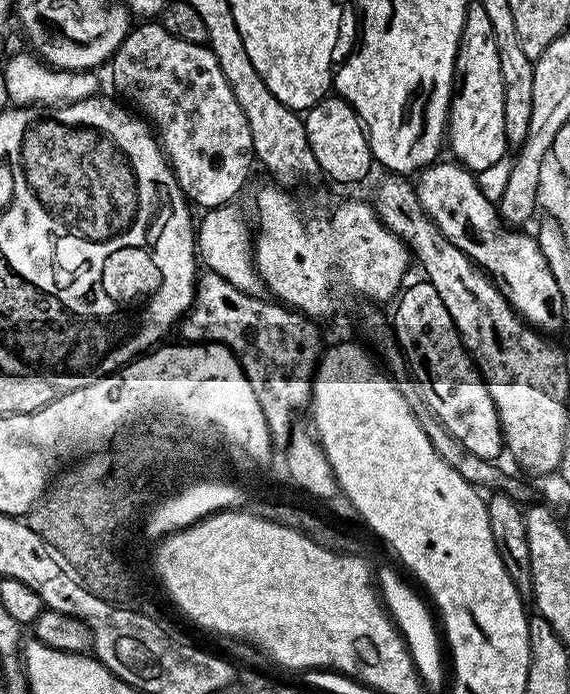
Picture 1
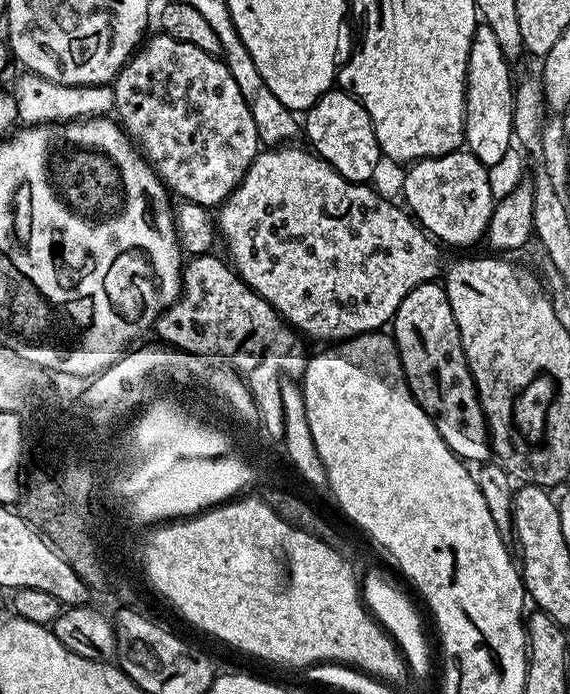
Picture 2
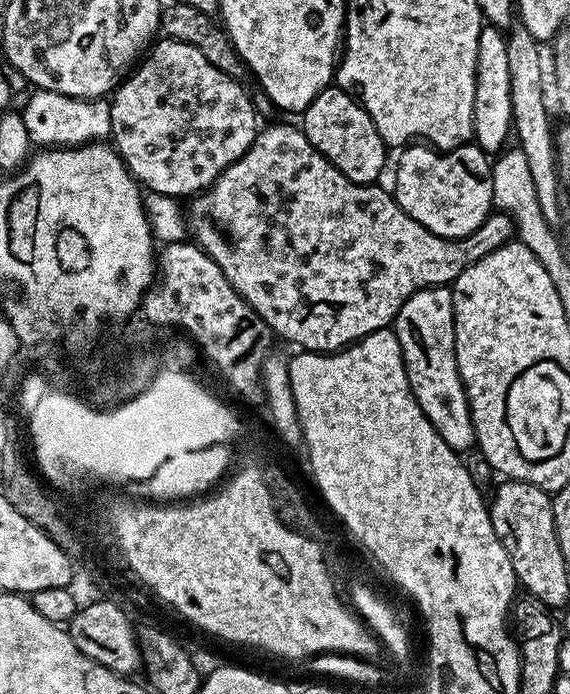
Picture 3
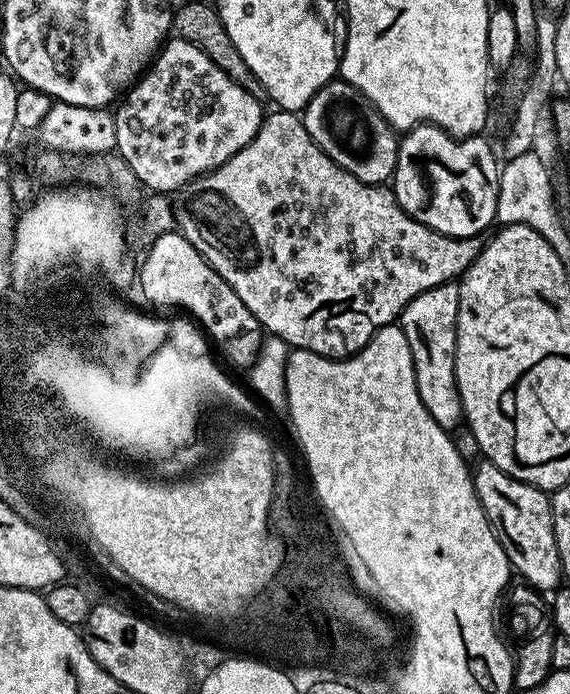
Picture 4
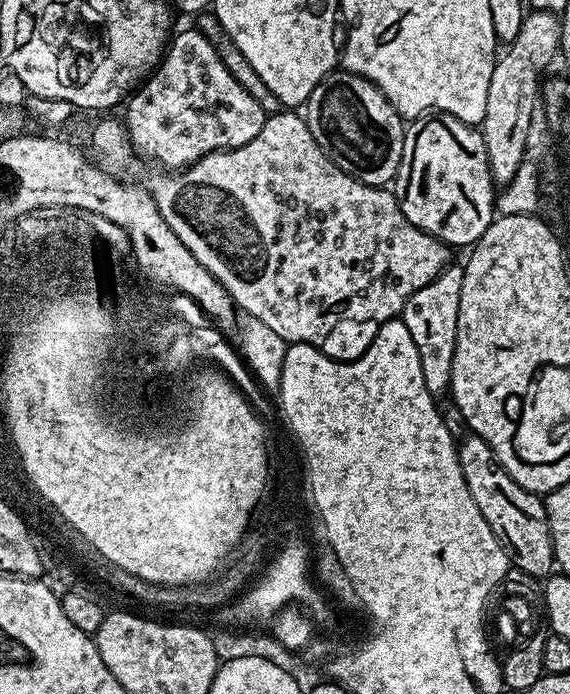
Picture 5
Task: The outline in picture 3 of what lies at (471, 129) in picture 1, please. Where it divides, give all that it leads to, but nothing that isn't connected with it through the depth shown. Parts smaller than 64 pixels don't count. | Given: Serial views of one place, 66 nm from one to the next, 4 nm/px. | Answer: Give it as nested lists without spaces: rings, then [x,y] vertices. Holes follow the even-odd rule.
[[[491,26],[481,27],[478,38],[478,62],[476,63],[476,102],[474,112],[474,142],[489,154],[496,154],[509,143],[508,134],[513,131],[513,116],[511,104],[511,80],[509,59],[507,58],[507,44],[505,33],[501,29]]]

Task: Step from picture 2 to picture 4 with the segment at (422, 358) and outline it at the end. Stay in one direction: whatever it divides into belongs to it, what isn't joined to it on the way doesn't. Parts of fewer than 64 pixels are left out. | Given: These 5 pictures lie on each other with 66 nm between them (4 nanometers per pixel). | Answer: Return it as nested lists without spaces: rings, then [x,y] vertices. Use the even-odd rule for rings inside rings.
[[[456,282],[439,284],[411,300],[398,317],[400,329],[406,334],[406,342],[410,342],[410,354],[414,354],[414,374],[418,382],[418,394],[422,398],[422,406],[430,410],[430,418],[438,422],[445,430],[461,427],[464,420],[464,407],[460,401],[460,391],[456,385],[456,319],[458,318],[458,298],[460,285]]]

